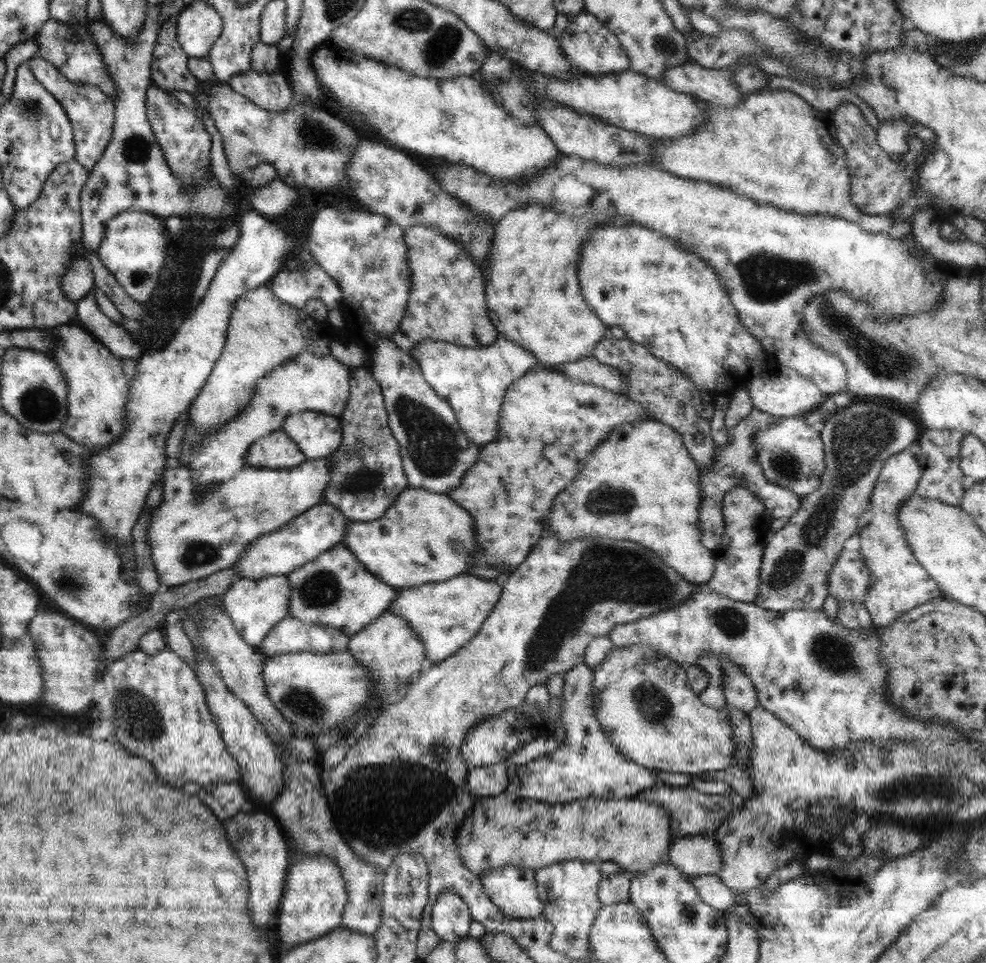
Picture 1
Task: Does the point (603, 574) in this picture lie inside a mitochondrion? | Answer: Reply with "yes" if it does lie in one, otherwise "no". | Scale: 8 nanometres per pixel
yes

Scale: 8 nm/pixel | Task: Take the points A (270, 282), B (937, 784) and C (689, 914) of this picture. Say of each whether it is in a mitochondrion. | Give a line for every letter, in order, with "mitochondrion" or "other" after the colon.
A: other
B: mitochondrion
C: mitochondrion

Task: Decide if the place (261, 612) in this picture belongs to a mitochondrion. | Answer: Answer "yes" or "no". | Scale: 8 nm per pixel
no

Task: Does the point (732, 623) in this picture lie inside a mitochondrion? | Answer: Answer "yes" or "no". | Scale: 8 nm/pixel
yes

